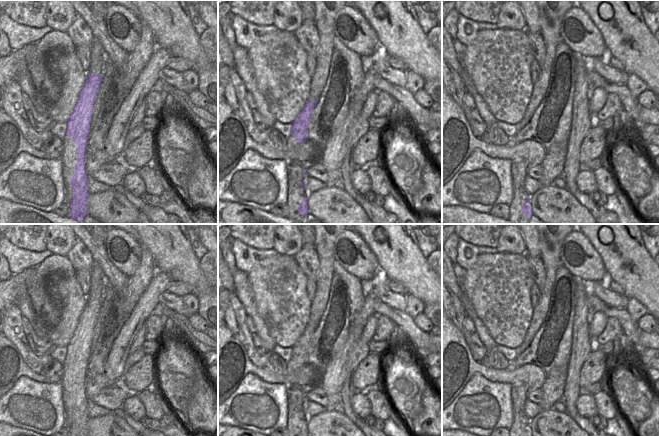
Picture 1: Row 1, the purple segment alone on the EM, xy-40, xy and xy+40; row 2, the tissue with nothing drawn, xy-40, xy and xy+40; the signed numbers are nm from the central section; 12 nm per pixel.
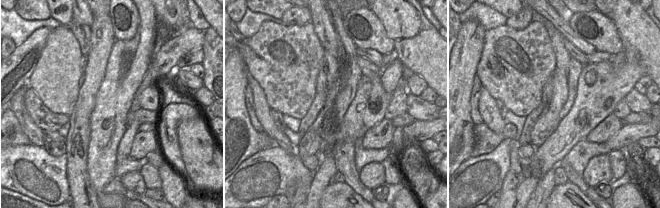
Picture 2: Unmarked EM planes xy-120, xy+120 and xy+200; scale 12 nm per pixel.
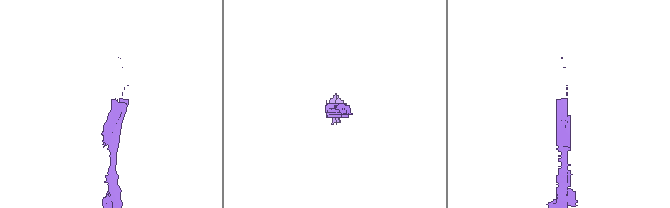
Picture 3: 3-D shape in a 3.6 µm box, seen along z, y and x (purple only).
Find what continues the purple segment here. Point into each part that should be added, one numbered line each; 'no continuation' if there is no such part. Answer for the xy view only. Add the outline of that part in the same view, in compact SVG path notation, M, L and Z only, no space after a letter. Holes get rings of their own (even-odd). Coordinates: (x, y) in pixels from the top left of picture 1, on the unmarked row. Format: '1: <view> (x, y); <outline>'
no continuation

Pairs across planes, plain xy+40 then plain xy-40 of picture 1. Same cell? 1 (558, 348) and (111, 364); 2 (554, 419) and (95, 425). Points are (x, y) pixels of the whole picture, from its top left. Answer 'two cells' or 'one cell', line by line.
1: two cells
2: one cell

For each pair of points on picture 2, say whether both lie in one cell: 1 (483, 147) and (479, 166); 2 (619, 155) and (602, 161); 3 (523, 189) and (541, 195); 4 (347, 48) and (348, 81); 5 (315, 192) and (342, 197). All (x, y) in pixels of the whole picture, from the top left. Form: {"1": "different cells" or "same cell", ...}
{"1": "different cells", "2": "different cells", "3": "different cells", "4": "same cell", "5": "different cells"}

